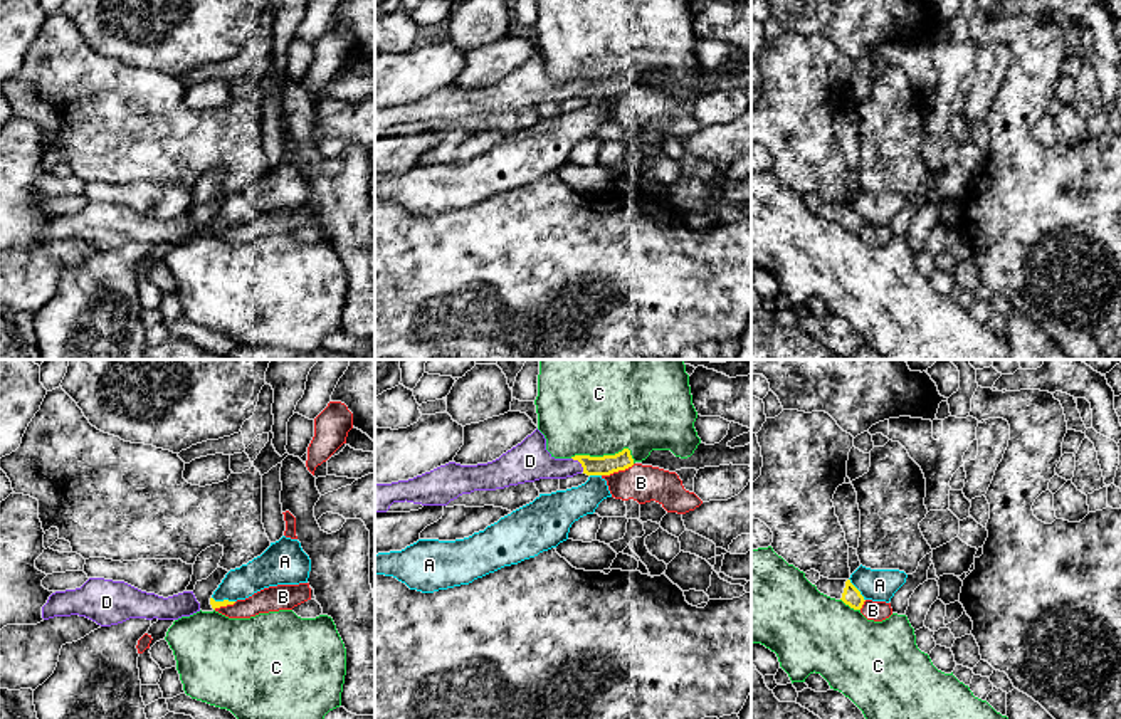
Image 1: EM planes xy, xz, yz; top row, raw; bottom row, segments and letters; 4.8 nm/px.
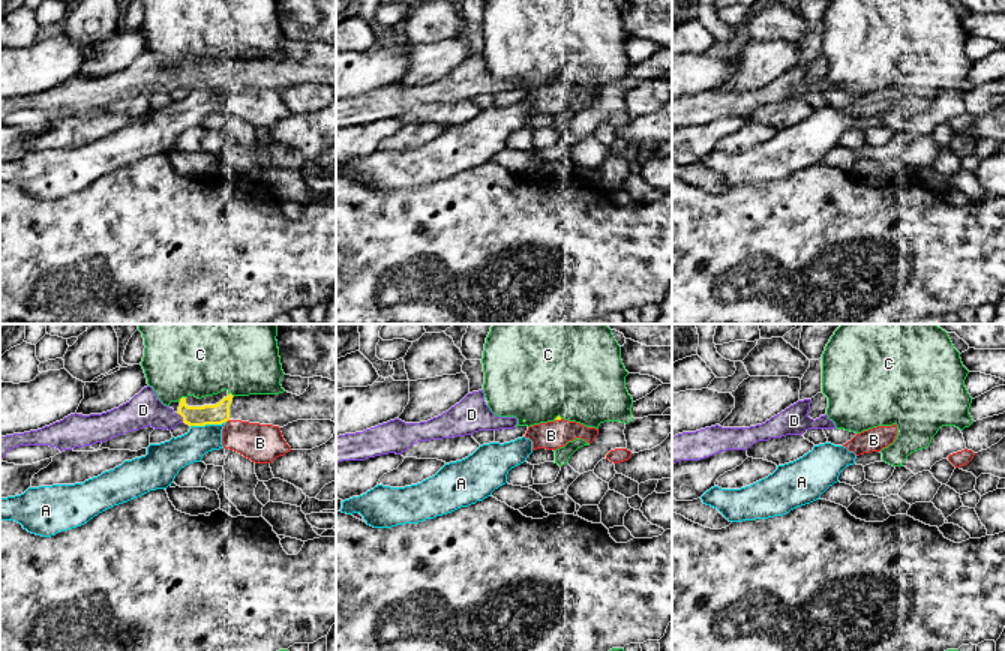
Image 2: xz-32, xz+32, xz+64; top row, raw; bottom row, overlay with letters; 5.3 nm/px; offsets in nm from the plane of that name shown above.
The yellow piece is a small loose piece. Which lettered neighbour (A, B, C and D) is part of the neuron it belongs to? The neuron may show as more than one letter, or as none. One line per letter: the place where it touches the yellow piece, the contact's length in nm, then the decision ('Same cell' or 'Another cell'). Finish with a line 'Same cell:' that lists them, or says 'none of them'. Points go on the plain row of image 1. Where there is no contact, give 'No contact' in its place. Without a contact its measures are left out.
A: Touches yellow at yz (857, 214). Shared border 130 nm. Another cell
B: Touches yellow at xz (617, 94). Shared border 170 nm. Another cell
C: Touches yellow at xz (605, 79). Shared border 320 nm. Another cell
D: Touches yellow at xz (580, 86). Shared border 90 nm. Same cell
Same cell: D

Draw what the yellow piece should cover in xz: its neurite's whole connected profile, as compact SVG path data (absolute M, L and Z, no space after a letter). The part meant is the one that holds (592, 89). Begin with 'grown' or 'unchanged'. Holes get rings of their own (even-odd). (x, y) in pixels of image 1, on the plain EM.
grown | M536 52L521 67L499 82L461 89L449 86L408 104L375 109L375 138L387 136L393 126L447 129L462 118L496 114L539 102L566 102L576 97L610 99L634 89L629 72L615 79L555 82L546 74L546 62Z

